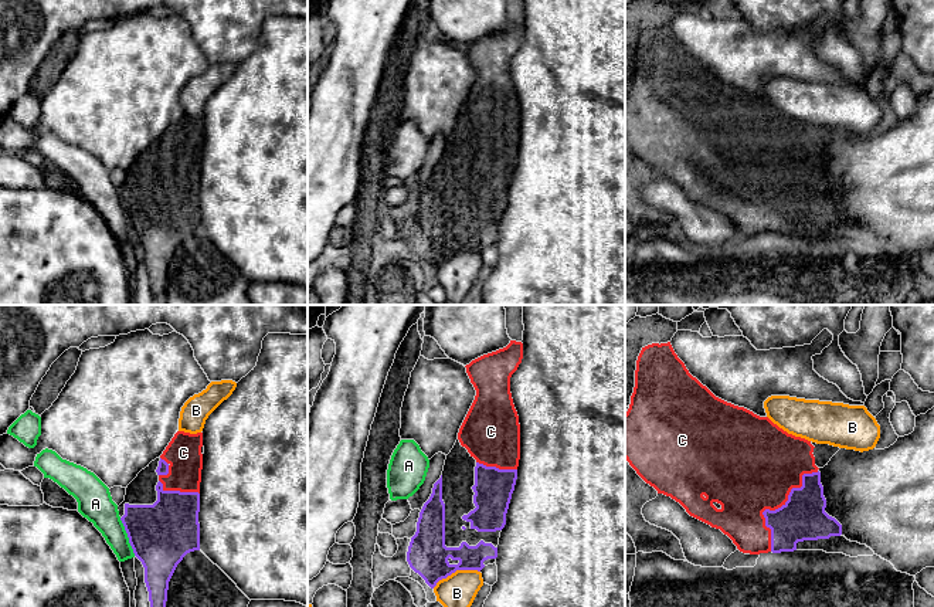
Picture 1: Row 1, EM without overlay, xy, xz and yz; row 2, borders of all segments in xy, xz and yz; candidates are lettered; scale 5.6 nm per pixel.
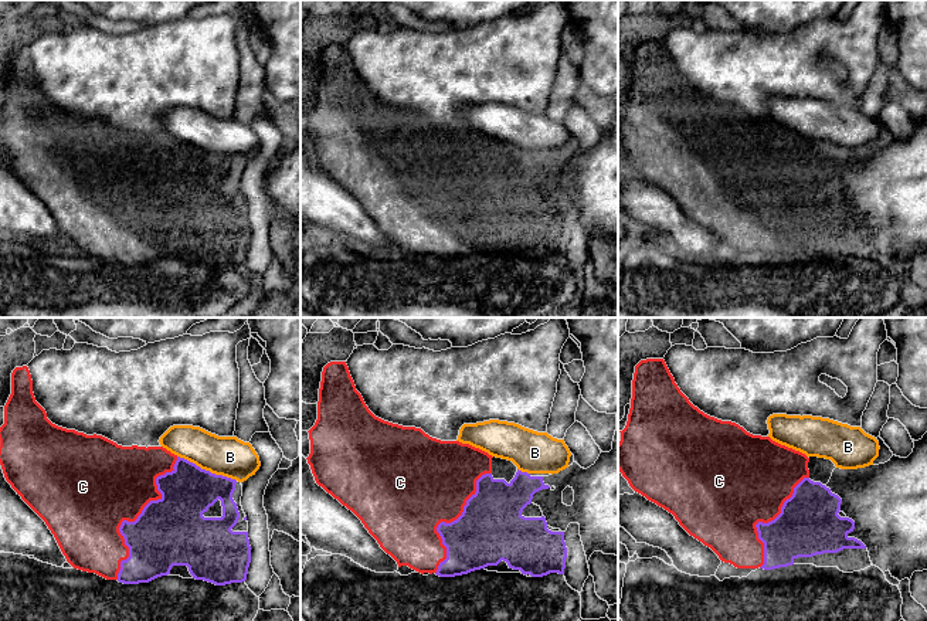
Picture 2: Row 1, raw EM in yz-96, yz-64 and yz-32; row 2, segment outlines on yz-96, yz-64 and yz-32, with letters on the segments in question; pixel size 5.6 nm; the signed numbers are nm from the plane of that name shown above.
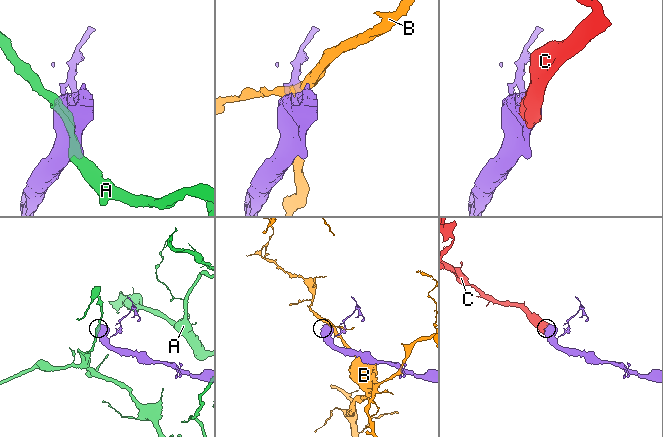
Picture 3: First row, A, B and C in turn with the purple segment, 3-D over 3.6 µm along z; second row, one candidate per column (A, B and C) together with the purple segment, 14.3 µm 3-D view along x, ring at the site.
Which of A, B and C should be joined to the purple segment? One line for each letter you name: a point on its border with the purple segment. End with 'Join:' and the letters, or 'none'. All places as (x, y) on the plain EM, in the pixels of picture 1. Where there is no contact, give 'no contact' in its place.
C: contact yz (778, 190)
Join: C

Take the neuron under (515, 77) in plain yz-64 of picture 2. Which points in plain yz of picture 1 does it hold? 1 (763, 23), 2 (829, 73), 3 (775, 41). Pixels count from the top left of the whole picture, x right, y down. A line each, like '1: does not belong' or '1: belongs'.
1: does not belong
2: belongs
3: belongs

